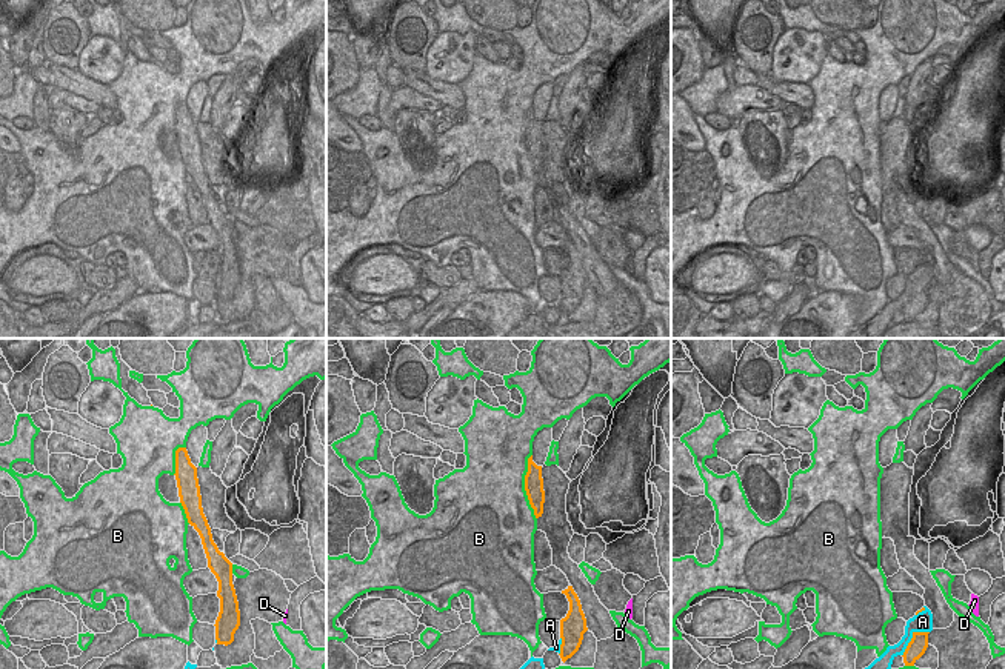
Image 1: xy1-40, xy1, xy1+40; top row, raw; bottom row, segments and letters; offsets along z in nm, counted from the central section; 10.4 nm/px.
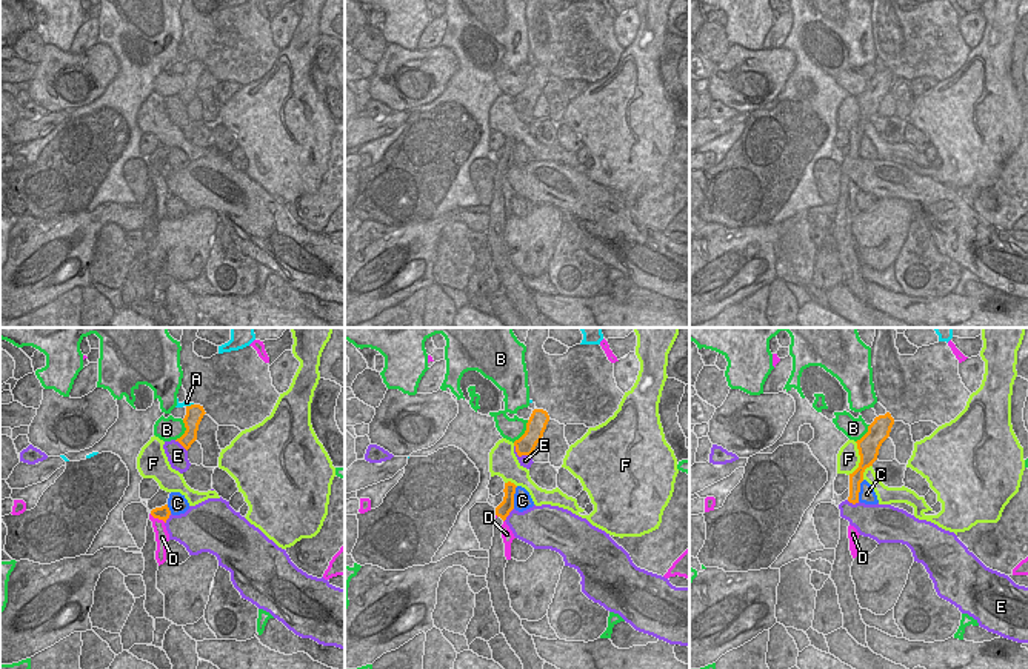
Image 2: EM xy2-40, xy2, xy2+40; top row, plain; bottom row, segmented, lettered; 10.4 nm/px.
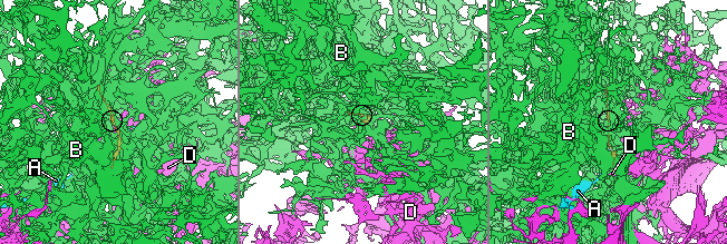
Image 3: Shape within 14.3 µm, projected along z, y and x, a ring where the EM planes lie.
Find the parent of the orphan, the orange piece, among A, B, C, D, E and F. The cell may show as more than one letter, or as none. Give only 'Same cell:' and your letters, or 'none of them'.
Same cell: none of them

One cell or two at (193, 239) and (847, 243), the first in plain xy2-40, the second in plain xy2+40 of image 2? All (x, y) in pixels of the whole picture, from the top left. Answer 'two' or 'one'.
two

